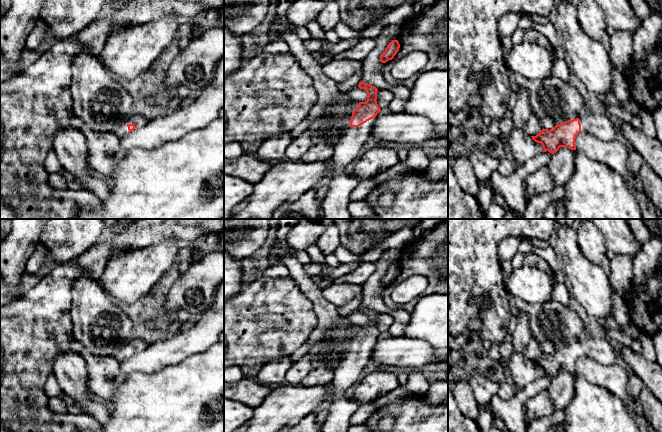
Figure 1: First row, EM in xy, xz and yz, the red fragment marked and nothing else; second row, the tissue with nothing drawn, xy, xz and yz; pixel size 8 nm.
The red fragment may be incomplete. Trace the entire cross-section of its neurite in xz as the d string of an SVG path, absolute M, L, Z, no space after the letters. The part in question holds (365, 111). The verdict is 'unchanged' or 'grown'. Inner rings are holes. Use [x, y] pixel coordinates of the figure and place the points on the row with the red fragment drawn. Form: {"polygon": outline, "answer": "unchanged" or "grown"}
{"polygon": "M360 82L358 87L367 92L367 101L359 102L352 112L350 127L346 129L334 147L331 157L331 180L326 197L322 200L322 219L350 219L348 210L350 193L359 181L345 173L345 168L357 157L370 136L368 121L381 111L377 104L378 89Z", "answer": "grown"}

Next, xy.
{"polygon": "M133 114L124 124L115 130L115 134L122 138L129 132L133 131L135 128L141 127L145 124L145 120L138 114Z", "answer": "grown"}

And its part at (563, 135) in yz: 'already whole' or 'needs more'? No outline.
needs more

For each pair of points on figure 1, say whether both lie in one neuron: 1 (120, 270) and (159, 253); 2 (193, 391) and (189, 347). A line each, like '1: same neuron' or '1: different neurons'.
1: same neuron
2: different neurons

